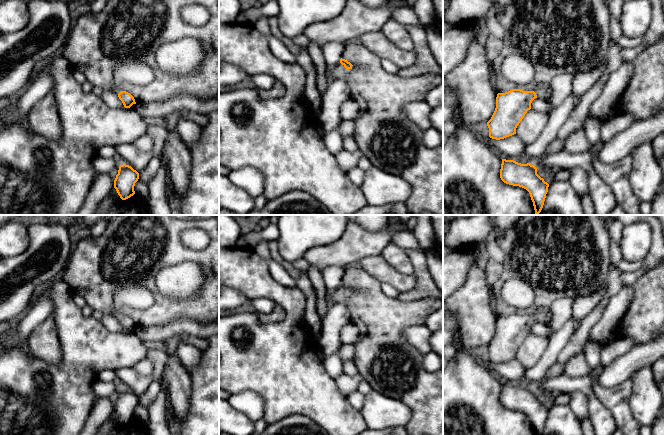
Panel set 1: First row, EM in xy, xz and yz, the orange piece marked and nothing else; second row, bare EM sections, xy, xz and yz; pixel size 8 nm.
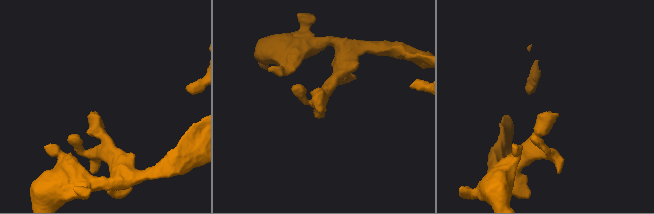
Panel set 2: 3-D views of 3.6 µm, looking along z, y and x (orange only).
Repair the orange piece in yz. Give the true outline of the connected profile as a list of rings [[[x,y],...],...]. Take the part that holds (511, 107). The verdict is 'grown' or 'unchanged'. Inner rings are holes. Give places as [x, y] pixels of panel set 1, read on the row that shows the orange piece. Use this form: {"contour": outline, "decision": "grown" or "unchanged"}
{"contour": [[[539,83],[533,91],[512,89],[498,93],[496,108],[487,122],[489,137],[500,140],[516,134],[516,128],[524,118],[535,98],[549,100],[552,95],[550,84]]], "decision": "grown"}

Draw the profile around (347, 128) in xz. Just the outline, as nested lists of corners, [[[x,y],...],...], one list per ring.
[[[353,120],[342,121],[340,124],[340,133],[342,138],[353,136],[355,130],[355,123]]]

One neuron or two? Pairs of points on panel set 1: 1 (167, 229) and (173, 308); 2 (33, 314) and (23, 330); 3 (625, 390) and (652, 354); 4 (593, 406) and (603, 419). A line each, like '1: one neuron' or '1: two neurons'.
1: one neuron
2: one neuron
3: two neurons
4: one neuron

